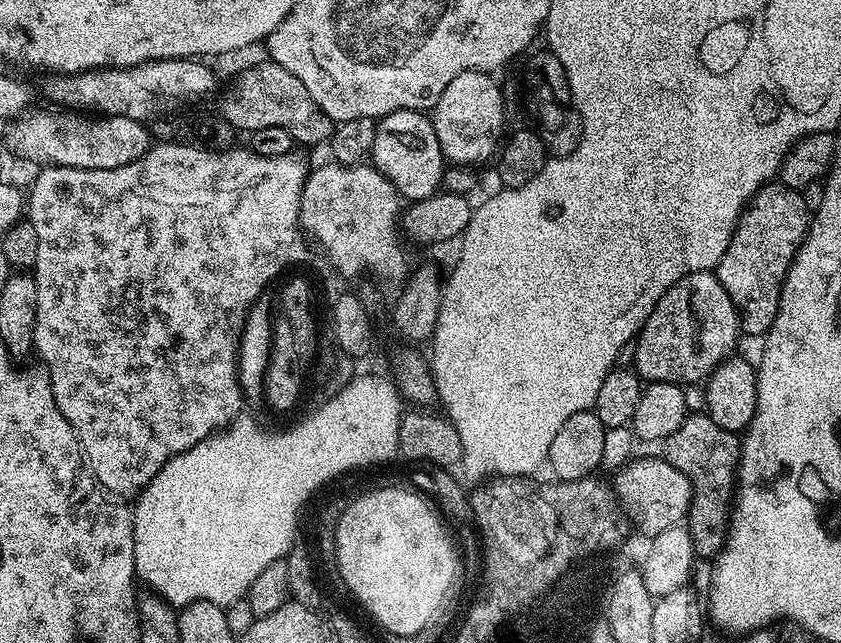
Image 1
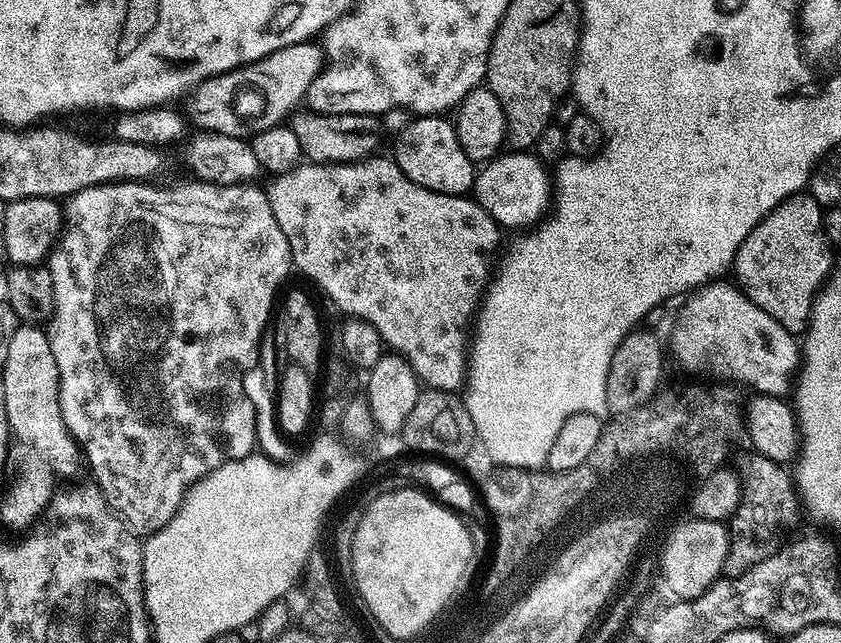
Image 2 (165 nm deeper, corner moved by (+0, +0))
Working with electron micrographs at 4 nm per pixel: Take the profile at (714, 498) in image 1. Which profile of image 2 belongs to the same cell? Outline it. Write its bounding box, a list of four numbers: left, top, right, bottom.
[723,451,802,577]

